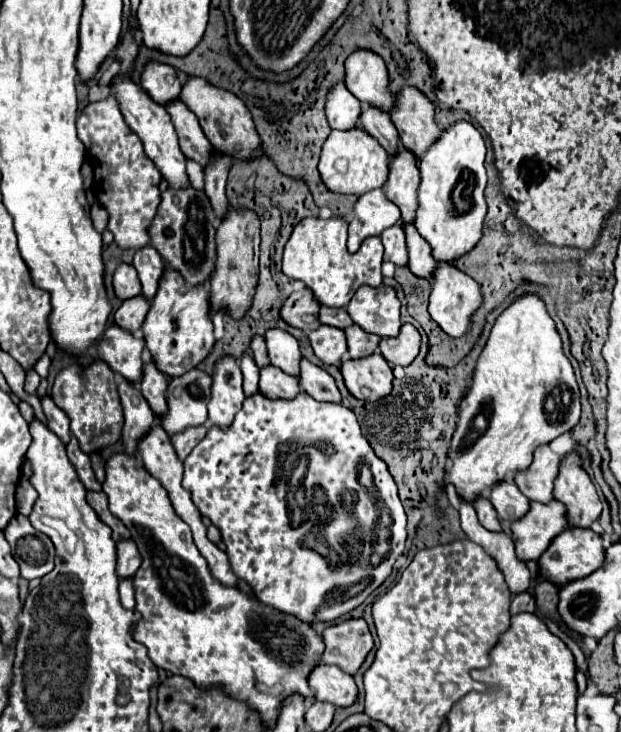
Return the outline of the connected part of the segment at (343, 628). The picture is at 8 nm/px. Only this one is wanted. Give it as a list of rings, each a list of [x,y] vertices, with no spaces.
[[[351,618],[351,620],[345,620],[341,624],[325,628],[323,630],[323,640],[325,640],[325,646],[327,646],[325,652],[323,652],[323,662],[325,664],[335,664],[349,674],[355,674],[361,668],[361,664],[365,662],[367,654],[373,648],[373,636],[371,636],[369,626],[363,618]]]

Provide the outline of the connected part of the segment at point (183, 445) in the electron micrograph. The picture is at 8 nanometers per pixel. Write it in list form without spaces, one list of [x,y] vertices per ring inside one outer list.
[[[191,426],[191,428],[183,430],[183,432],[173,434],[171,436],[171,444],[173,444],[177,456],[181,460],[185,460],[187,454],[205,438],[205,434],[207,434],[207,428],[205,426]]]

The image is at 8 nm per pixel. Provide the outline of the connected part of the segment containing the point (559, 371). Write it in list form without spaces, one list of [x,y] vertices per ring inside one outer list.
[[[533,294],[523,296],[523,298],[515,300],[515,302],[497,318],[497,322],[495,322],[495,326],[493,326],[493,330],[491,330],[491,336],[489,336],[489,340],[487,340],[487,344],[485,344],[485,348],[483,348],[479,360],[477,360],[477,366],[475,366],[475,372],[473,372],[473,384],[471,384],[471,388],[469,388],[469,392],[467,392],[467,396],[465,396],[465,404],[463,404],[461,410],[459,410],[457,428],[455,428],[455,432],[453,432],[451,448],[449,448],[449,454],[447,454],[449,464],[447,464],[447,468],[445,468],[445,476],[443,476],[443,480],[439,482],[439,486],[445,488],[445,486],[451,484],[451,486],[455,486],[459,498],[463,498],[465,502],[475,502],[477,498],[485,496],[485,492],[491,490],[495,484],[505,482],[505,480],[513,480],[513,476],[515,476],[517,472],[527,470],[527,468],[531,466],[531,462],[533,462],[533,452],[535,452],[535,448],[541,446],[541,444],[549,444],[551,440],[555,440],[557,436],[565,434],[565,432],[571,432],[571,430],[575,428],[575,424],[579,422],[579,416],[581,416],[579,386],[577,386],[577,382],[575,382],[575,374],[573,374],[571,362],[569,362],[567,356],[563,354],[561,338],[559,338],[559,334],[557,334],[557,330],[555,330],[555,324],[553,324],[553,320],[549,318],[549,314],[547,314],[545,304],[541,302],[541,298],[537,298],[537,296],[533,296]]]

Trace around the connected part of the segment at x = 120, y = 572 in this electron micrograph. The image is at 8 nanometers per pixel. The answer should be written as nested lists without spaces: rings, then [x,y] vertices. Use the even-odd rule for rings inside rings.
[[[133,542],[117,544],[117,576],[131,578],[141,566],[141,554]]]

